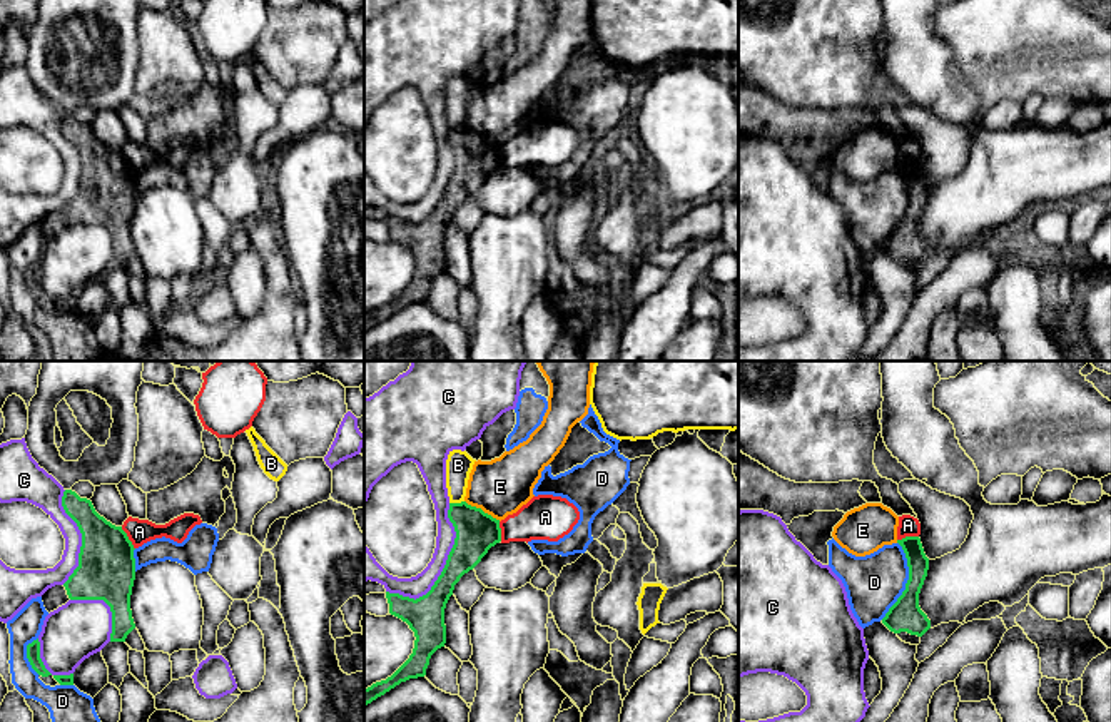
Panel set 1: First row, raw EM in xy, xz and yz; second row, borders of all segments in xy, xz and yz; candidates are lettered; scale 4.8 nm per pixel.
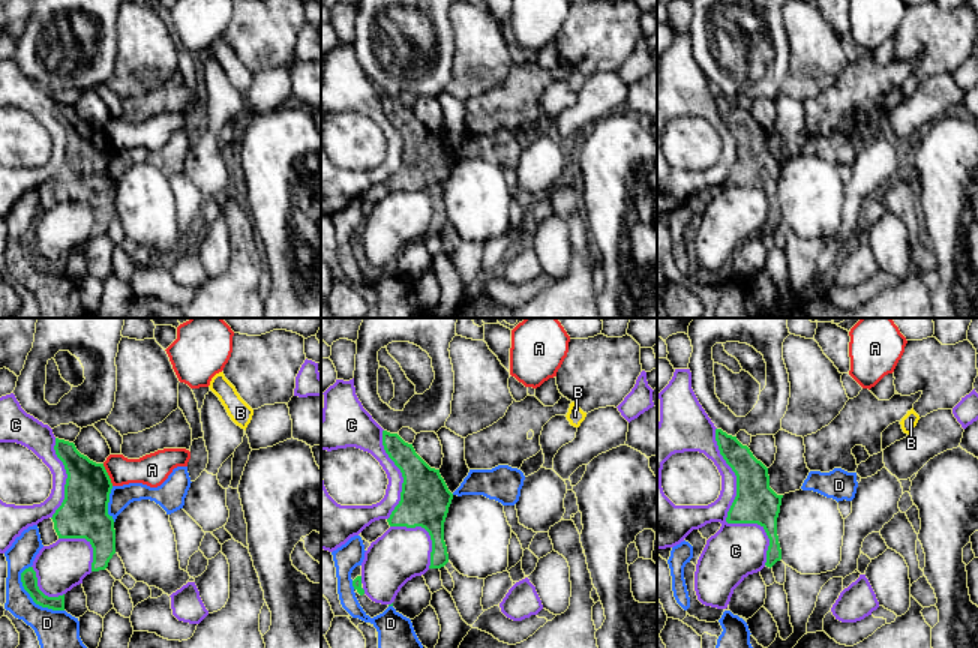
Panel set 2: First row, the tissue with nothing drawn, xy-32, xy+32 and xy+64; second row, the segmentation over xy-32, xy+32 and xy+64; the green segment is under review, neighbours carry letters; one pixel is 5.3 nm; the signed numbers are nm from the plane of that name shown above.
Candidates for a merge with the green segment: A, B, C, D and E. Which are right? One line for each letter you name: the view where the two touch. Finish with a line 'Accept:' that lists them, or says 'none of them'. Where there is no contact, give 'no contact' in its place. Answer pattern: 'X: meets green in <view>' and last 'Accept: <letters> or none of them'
Accept: none of them

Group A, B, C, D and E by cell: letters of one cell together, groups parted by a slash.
A / B / C / D / E

